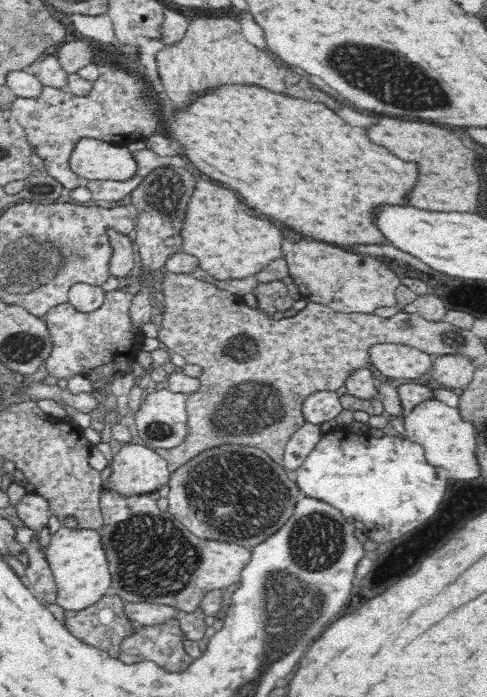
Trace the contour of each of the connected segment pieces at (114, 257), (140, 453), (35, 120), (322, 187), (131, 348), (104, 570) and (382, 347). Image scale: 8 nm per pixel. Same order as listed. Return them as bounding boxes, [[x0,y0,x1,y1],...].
[[107,228,134,280],[104,443,171,498],[9,64,163,191],[165,85,418,246],[41,292,144,398],[46,527,112,611],[369,344,434,380]]

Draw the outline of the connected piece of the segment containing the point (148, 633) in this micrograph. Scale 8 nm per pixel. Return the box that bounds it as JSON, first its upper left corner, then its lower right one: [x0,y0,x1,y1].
[119,620,194,672]

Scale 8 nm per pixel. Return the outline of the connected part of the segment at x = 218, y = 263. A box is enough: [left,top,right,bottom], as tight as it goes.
[166,178,284,280]

